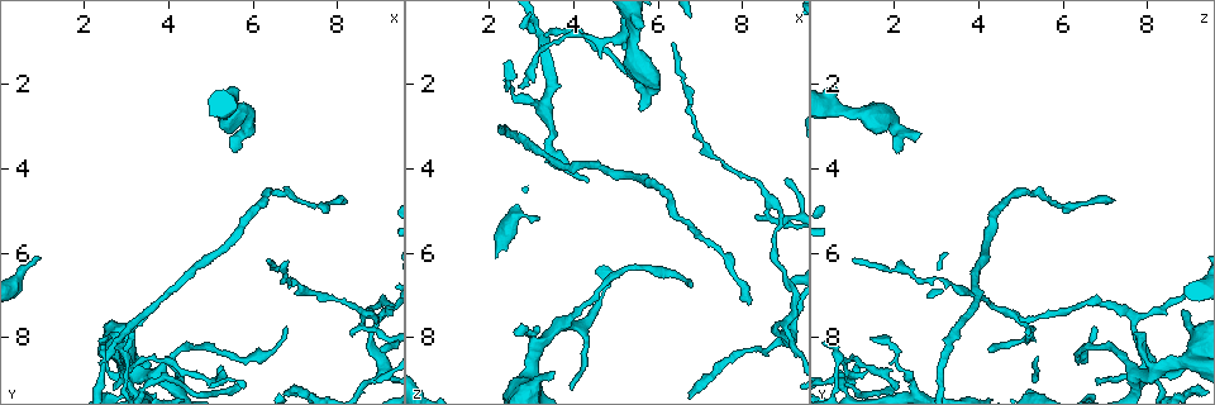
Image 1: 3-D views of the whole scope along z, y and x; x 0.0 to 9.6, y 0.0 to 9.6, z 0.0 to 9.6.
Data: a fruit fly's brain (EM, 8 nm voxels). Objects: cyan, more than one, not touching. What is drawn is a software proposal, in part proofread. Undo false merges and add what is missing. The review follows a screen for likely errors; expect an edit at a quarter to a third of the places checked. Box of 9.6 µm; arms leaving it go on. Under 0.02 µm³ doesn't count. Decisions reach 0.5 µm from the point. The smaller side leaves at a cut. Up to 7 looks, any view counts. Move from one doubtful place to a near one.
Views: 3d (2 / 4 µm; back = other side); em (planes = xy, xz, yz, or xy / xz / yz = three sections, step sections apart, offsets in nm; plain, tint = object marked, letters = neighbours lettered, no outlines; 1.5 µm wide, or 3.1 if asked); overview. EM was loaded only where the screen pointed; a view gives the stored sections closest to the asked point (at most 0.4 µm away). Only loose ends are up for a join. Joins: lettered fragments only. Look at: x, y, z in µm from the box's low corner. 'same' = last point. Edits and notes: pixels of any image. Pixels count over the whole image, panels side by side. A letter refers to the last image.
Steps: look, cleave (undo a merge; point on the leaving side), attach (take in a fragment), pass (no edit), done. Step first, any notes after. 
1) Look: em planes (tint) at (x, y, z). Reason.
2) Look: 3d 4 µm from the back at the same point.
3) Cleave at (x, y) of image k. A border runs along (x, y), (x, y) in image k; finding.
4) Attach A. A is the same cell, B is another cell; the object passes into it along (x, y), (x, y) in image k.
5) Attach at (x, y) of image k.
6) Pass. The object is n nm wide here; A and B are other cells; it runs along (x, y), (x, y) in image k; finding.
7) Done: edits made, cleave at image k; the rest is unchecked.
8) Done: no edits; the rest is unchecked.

Look: em xy step 8 (tint) at (5.85, 3.00, 2.05). Thick turns thin.

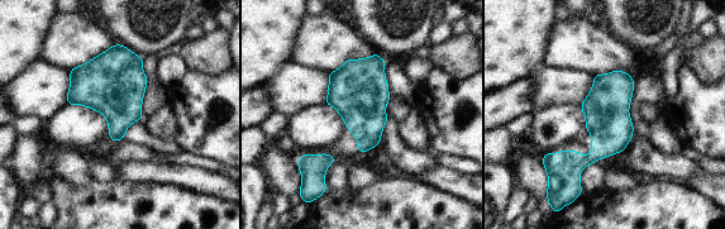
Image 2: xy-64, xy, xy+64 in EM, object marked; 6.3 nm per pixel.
Look: em planes (tint) at the same point. Cut it another way.

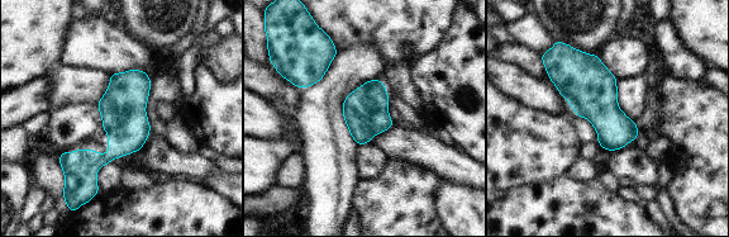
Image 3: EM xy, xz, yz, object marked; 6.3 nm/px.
Look: em planes (letters) at the same point.

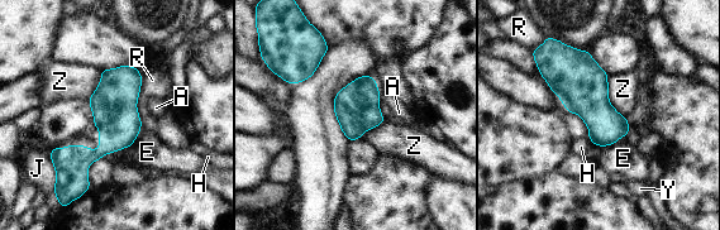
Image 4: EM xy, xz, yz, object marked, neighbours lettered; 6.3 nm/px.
Pass. A, E, H, J, R, Y and Z are other cells; a border runs along (608, 77), (608, 100), (626, 119) in image 4; one neuron here.

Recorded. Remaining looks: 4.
Look: em planes (letters) at (2.50, 8.05, 1.35). Tapers out.

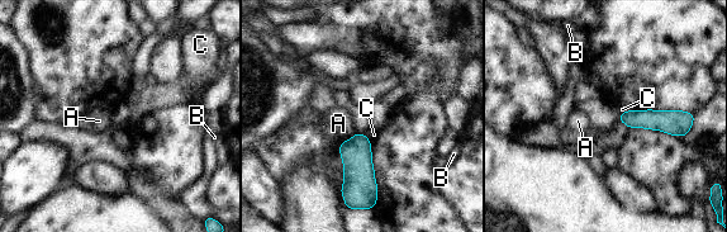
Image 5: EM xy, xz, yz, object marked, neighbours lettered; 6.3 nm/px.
Pass. The longest contact is with A, 100 nm; A, B and C are other cells; a border runs along (356, 133), (343, 141) in image 5; none of them fits.

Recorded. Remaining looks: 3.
Look: em yz step 8 (letters) at (6.85, 7.70, 6.80). Free end.

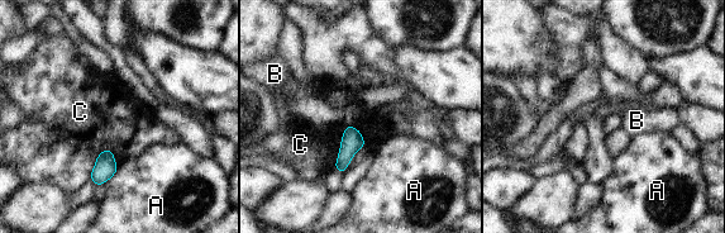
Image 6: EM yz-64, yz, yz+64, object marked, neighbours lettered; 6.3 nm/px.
Pass. The object is 140 nm wide here; A, B and C are other cells; a border runs along (352, 124), (346, 128) in image 6; none of them fits.

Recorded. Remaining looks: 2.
Done: no edits; the rest is unchecked.

